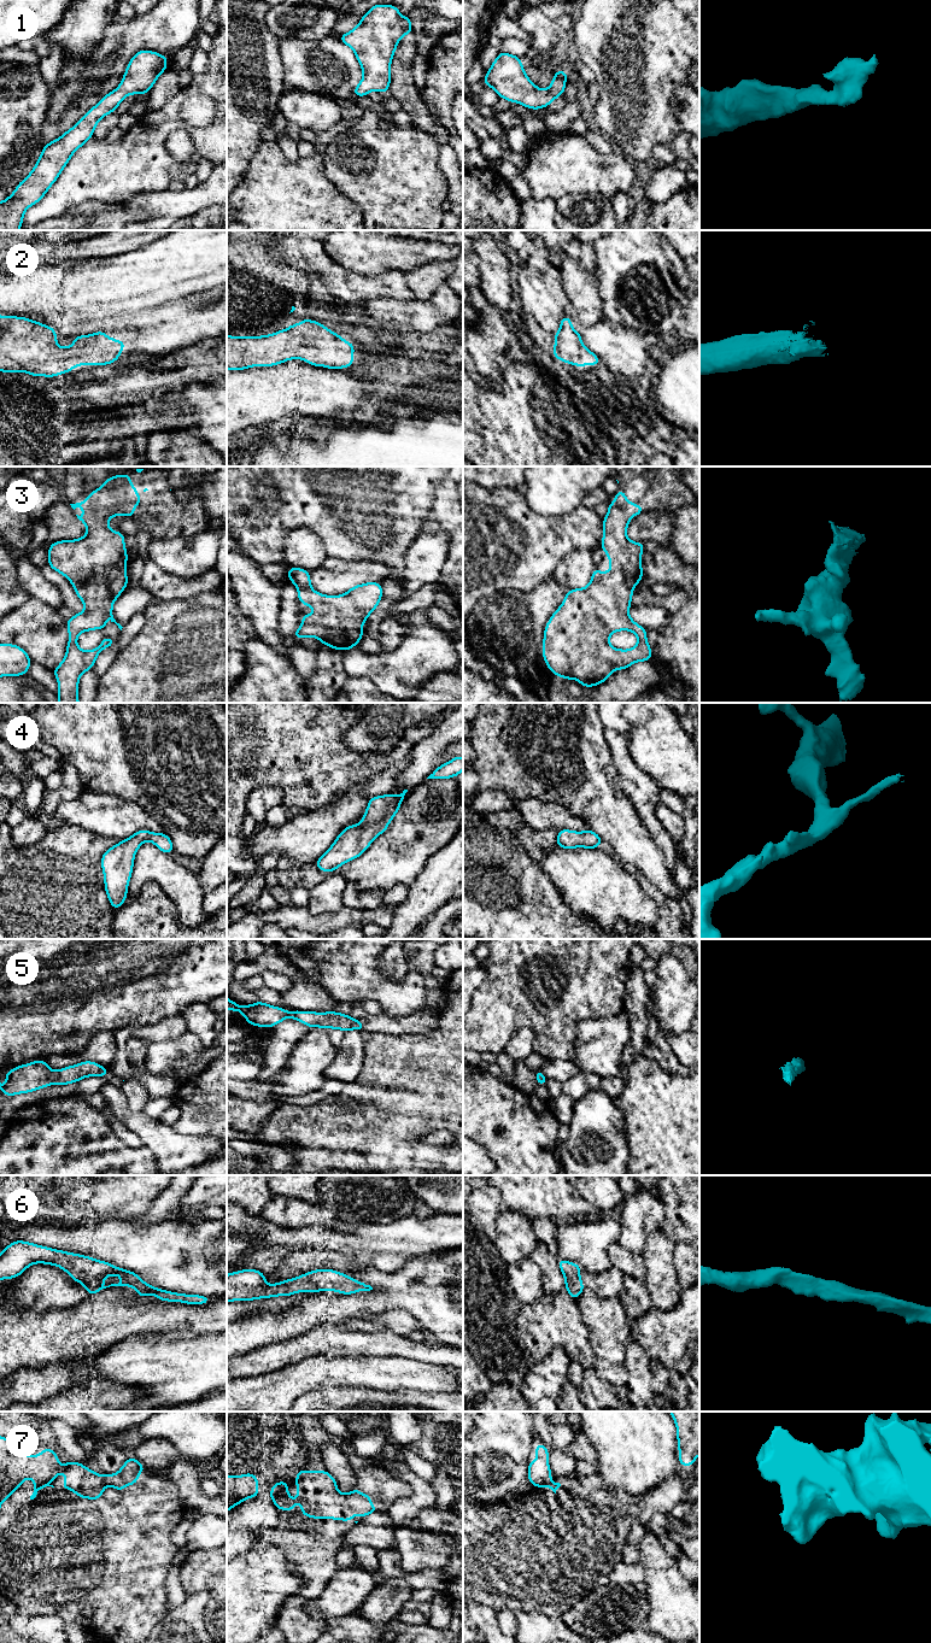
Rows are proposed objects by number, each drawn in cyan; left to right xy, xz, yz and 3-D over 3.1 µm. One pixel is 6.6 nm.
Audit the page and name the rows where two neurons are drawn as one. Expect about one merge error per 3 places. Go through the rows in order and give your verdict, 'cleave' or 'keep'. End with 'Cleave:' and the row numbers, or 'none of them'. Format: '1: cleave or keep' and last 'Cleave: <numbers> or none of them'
1: keep
2: keep
3: keep
4: keep
5: keep
6: keep
7: cleave
Cleave: 7

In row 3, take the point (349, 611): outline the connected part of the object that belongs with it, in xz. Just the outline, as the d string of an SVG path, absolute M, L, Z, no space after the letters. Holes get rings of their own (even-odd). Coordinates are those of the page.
M288 567L288 580L298 589L299 603L317 611L301 615L303 623L292 636L312 636L340 651L361 641L362 627L382 598L380 582L357 585L342 595L324 595L311 588L309 570Z

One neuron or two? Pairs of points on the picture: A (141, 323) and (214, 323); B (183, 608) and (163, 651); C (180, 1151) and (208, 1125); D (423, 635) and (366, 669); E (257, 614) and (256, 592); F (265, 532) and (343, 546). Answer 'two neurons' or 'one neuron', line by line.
A: one neuron
B: one neuron
C: two neurons
D: one neuron
E: one neuron
F: one neuron

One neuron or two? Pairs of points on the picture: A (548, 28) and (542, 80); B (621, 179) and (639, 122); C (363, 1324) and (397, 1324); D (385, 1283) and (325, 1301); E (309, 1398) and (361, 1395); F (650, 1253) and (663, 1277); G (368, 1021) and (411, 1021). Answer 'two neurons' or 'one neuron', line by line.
A: one neuron
B: two neurons
C: one neuron
D: one neuron
E: one neuron
F: one neuron
G: one neuron

